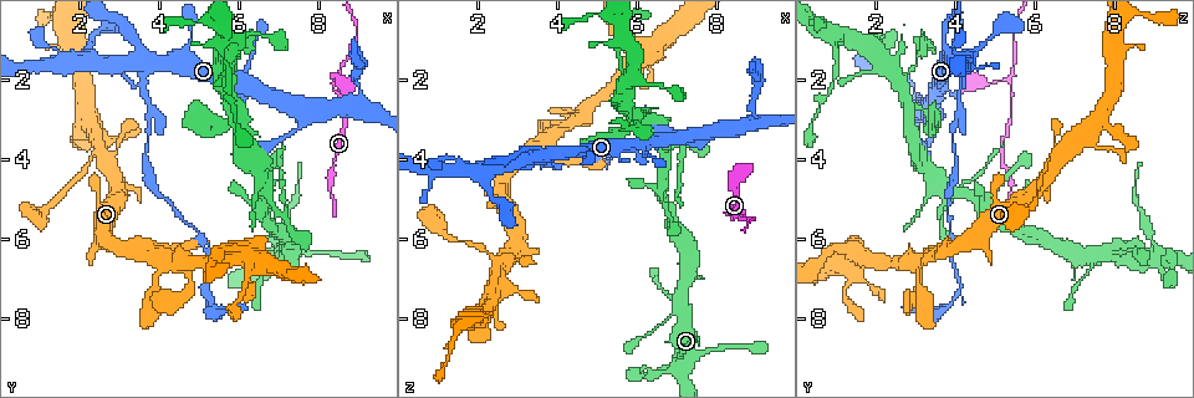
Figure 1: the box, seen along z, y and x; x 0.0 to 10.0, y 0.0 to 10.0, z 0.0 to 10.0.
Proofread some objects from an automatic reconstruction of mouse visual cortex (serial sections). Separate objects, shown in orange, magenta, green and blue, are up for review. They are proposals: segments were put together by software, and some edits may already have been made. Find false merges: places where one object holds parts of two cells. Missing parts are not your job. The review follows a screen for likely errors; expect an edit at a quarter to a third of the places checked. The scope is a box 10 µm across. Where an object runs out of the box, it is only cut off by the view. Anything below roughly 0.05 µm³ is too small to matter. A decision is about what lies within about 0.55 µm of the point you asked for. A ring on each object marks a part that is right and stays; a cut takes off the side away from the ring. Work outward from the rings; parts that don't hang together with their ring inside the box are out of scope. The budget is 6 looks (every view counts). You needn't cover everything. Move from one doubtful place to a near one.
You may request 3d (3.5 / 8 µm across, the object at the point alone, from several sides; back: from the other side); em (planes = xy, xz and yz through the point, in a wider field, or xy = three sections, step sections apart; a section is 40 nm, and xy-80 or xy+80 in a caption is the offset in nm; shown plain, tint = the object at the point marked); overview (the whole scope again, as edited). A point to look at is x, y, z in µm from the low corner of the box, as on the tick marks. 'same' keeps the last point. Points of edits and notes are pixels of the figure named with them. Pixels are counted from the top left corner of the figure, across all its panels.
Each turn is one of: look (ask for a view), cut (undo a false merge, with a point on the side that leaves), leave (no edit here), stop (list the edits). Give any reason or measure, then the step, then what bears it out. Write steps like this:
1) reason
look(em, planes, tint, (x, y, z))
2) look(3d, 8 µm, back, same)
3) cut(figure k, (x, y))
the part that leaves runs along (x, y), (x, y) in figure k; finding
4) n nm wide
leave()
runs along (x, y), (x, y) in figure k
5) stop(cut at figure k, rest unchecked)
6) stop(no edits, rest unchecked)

thin arm on a thick one
look(3d, 3.5 µm, (2.60, 3.95, 6.70))

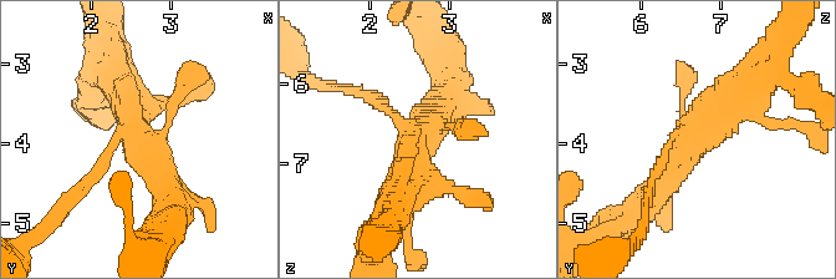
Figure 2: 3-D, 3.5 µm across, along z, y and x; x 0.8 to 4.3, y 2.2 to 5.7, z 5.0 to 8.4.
now the EM
look(em, xy, step 1, tint, (2.60, 3.95, 6.65))

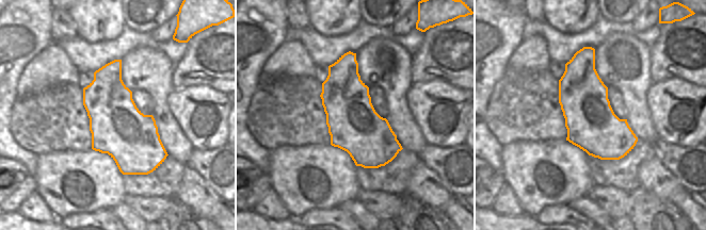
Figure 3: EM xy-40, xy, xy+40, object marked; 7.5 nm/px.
400 nm wide
leave()
runs along (648, 201), (750, 86) in figure 2; one cell here

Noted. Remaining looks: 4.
narrows sharply
look(3d, 8 µm, (3.75, 1.60, 4.00))

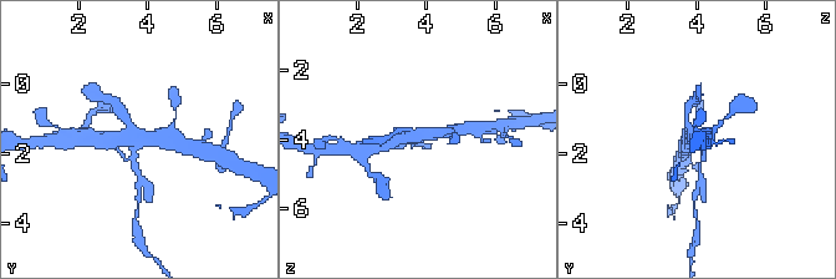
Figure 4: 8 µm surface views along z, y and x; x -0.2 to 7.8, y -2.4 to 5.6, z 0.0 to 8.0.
look(3d, 3.5 µm, back, same)

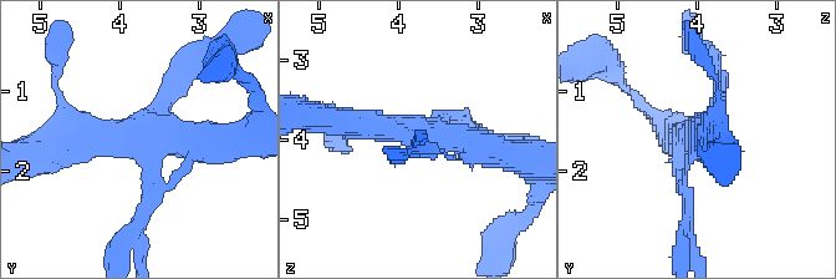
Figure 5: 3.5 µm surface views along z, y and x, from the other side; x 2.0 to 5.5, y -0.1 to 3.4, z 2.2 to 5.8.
4 arms; arms of 150, 200, 350, 400 nm; now the EM
look(em, xy, step 3, tint, (3.75, 1.60, 3.95))

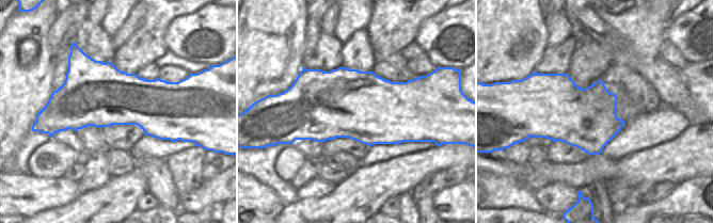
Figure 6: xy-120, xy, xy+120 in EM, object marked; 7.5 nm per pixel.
500 nm wide
cut(figure 5, (687, 219))
the part that leaves runs along (686, 178), (686, 228), (698, 258) in figure 5; a second cell is stuck on

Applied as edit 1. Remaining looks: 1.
stop(cut at figure 5, rest unchecked)

